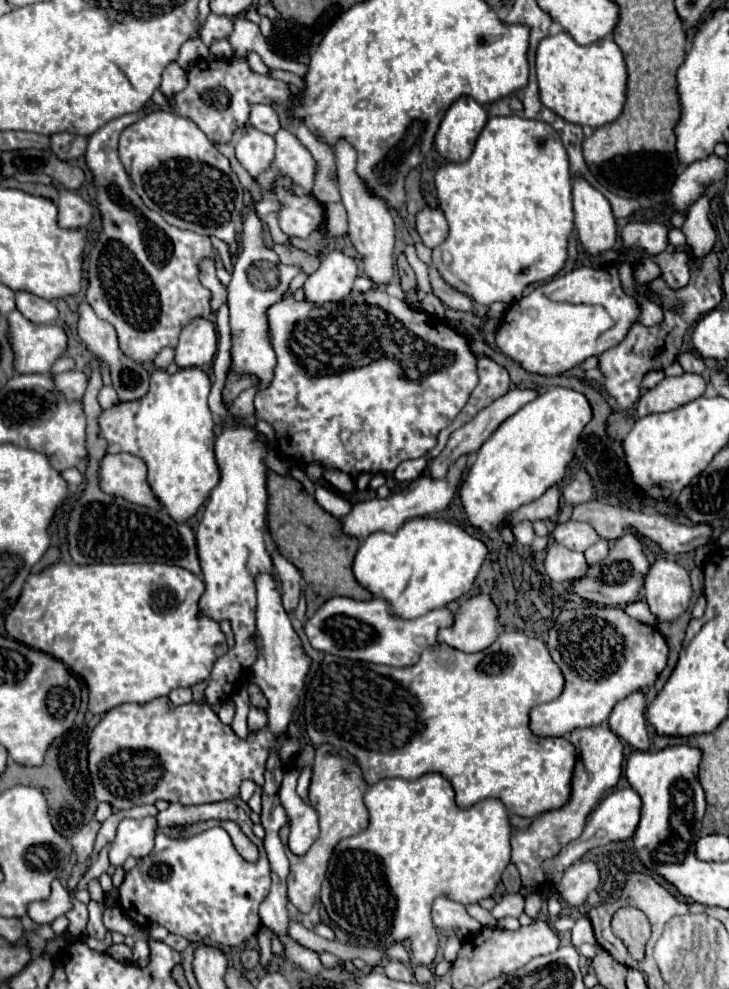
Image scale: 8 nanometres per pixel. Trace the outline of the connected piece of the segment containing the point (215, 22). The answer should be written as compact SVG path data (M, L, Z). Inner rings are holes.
M210 14L204 28L202 28L202 40L206 46L210 46L214 40L224 40L232 32L232 18L230 16L216 16Z

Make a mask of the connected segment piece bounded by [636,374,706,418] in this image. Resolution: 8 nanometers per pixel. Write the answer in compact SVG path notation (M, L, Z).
M682 374L674 378L664 378L658 386L650 388L638 400L638 416L648 416L654 412L670 412L676 410L698 396L704 394L706 380L698 374Z

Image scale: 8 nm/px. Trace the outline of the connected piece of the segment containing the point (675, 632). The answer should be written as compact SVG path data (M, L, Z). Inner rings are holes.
M684 614L684 616L680 616L676 622L662 622L662 624L660 624L660 628L658 628L658 630L660 630L660 634L666 638L668 648L670 648L668 666L664 668L664 672L660 674L660 678L658 678L656 686L654 686L658 692L662 690L662 686L666 684L666 680L668 680L670 672L674 670L674 666L676 666L676 662L678 662L678 654L680 654L680 650L682 650L682 640L684 640L684 632L686 632L688 620L690 620L690 614Z

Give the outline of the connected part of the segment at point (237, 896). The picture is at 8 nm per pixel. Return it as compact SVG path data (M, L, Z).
M230 800L182 806L170 804L168 810L158 812L160 826L176 826L176 822L206 822L206 820L232 820L238 822L244 834L258 846L258 860L246 862L234 848L228 832L220 826L212 826L190 838L156 836L154 850L140 858L138 864L126 872L124 882L118 888L120 906L124 914L136 924L158 922L168 932L184 936L188 942L202 942L206 936L220 946L240 946L260 930L258 906L266 898L270 888L270 868L264 852L264 844L252 832L252 820L242 808Z

